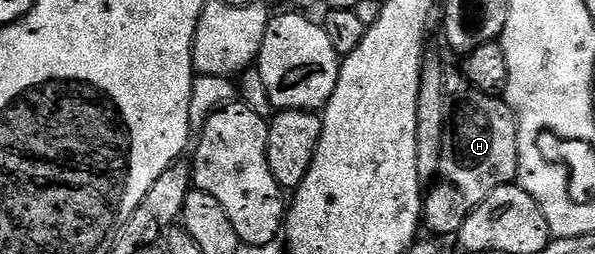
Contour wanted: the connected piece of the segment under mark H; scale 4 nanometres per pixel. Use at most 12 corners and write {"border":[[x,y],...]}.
{"border":[[447,73],[425,229],[454,236],[517,179],[506,101]]}

